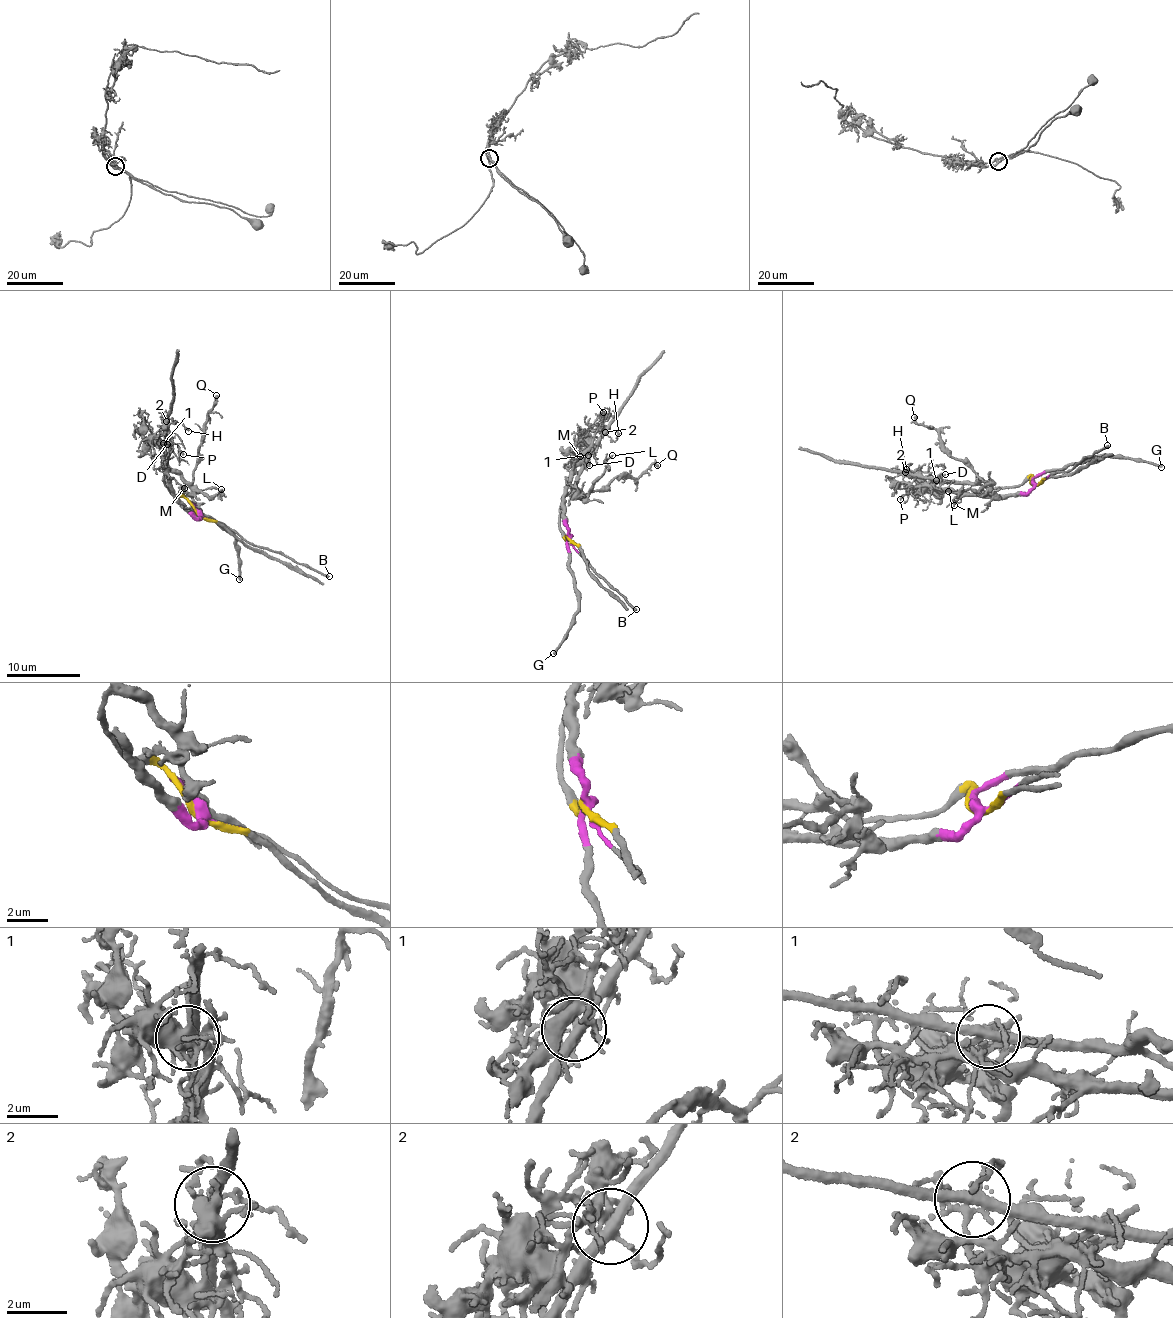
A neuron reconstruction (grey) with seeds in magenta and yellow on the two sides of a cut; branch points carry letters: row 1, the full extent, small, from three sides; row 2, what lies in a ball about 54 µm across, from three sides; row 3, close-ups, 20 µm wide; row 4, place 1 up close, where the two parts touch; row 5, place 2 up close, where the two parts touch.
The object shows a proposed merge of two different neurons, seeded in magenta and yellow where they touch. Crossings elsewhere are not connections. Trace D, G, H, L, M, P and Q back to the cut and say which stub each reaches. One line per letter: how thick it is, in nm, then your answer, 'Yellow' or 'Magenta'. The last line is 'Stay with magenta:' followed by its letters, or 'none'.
D: Thickness 160 nm. Magenta
G: Thickness 240 nm. Magenta
H: Thickness 170 nm. Magenta
L: Thickness 160 nm. Yellow
M: Thickness 120 nm. Magenta
P: Thickness 90 nm. Magenta
Q: Thickness 260 nm. Yellow
Stay with magenta: D, G, H, M, P

